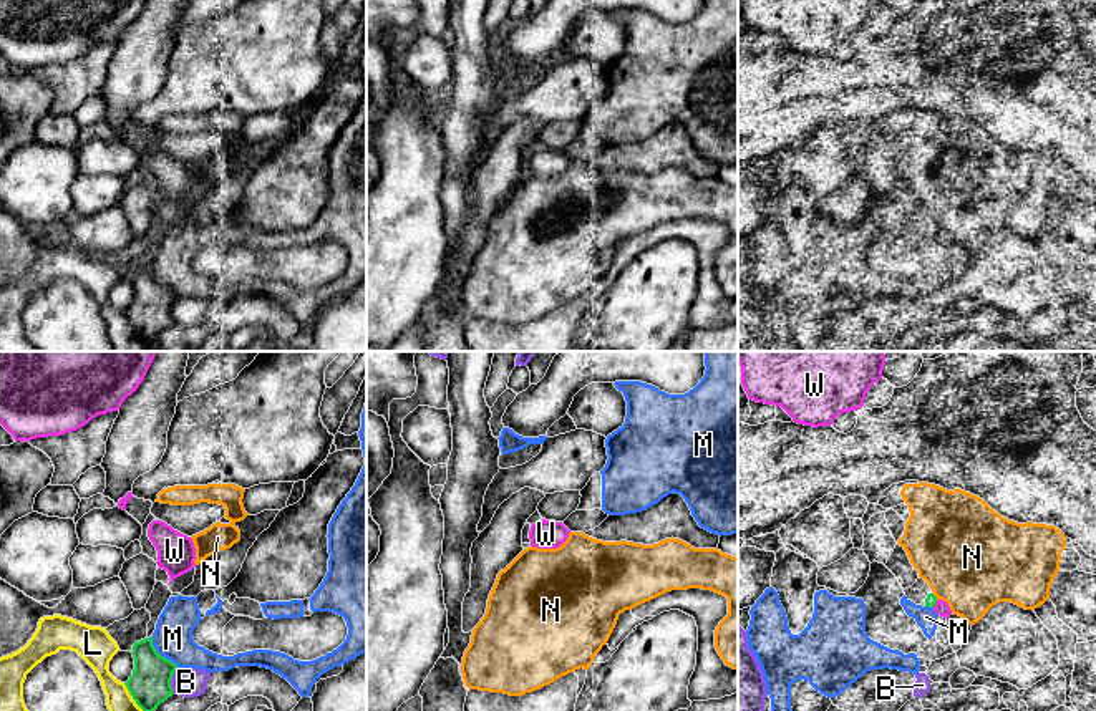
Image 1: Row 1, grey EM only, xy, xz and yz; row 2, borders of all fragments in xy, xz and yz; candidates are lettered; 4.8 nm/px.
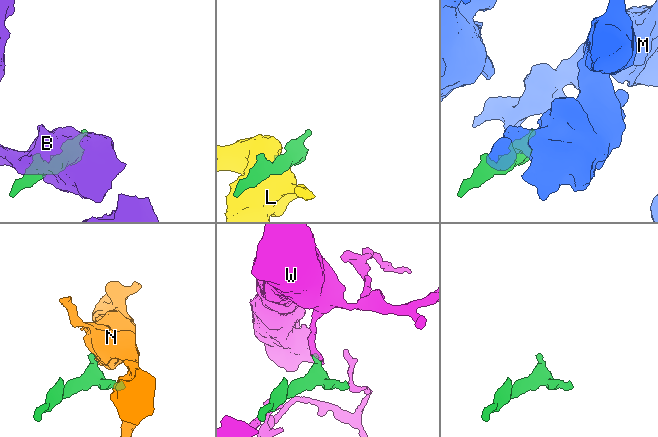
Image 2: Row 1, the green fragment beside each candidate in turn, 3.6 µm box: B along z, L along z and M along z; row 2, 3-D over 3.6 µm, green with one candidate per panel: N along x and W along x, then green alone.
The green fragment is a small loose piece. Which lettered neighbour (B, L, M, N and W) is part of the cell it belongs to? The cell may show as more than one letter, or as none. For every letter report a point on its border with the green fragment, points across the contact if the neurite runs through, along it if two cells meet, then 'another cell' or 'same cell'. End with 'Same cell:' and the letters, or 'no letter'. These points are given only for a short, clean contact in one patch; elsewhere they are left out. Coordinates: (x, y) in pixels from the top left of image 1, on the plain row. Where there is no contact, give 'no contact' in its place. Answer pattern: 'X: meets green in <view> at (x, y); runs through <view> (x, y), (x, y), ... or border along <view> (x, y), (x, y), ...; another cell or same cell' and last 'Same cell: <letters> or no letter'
B: meets green in xy at (169, 310); another cell
L: meets green in xy at (133, 327); another cell
M: meets green in xy at (160, 284); another cell
N: meets green in yz at (935, 226); another cell
W: meets green in yz at (935, 231); another cell
Same cell: no letter

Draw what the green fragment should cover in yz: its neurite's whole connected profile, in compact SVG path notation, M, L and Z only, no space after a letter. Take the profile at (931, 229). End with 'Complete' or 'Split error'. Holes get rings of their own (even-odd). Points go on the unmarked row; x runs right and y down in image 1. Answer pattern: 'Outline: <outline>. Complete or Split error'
Outline: M917 207L917 210L904 219L907 229L914 230L915 234L934 237L937 232L937 225L934 224L932 217L924 207Z. Split error

